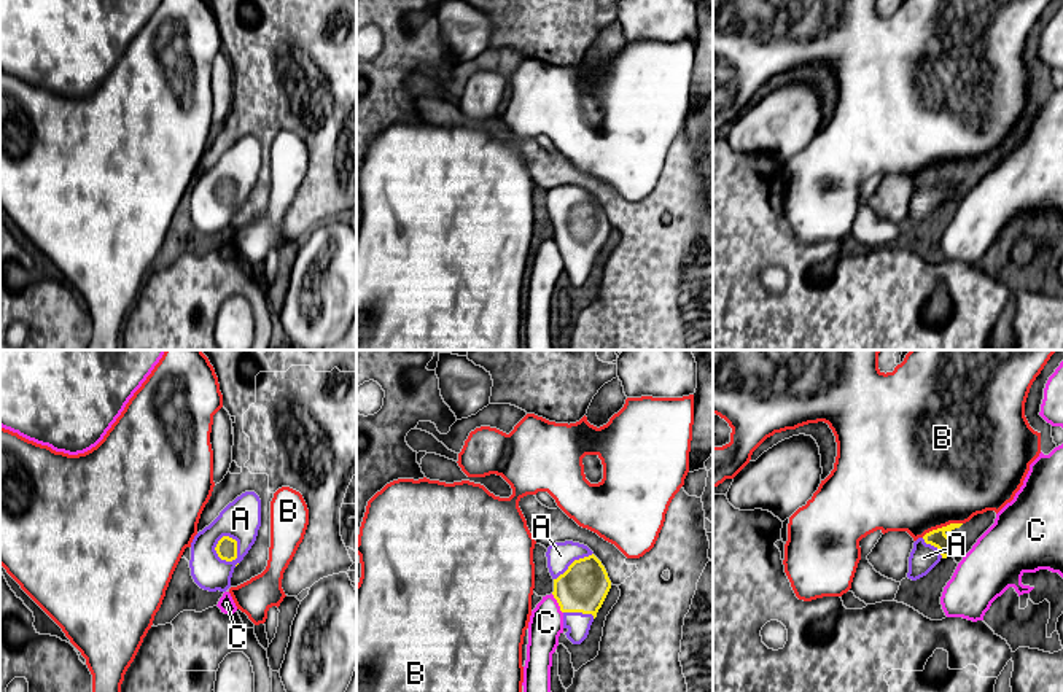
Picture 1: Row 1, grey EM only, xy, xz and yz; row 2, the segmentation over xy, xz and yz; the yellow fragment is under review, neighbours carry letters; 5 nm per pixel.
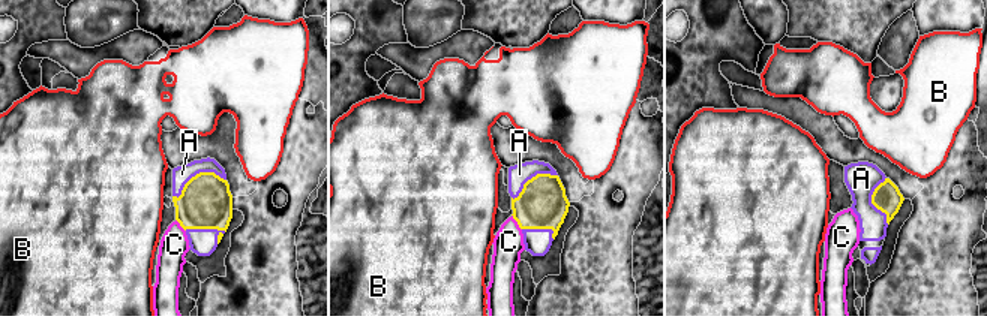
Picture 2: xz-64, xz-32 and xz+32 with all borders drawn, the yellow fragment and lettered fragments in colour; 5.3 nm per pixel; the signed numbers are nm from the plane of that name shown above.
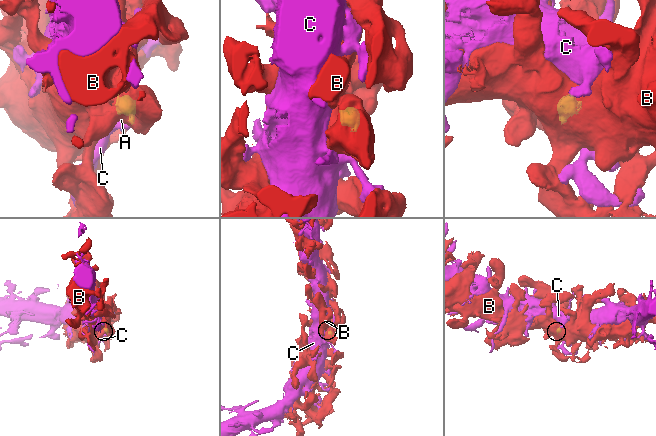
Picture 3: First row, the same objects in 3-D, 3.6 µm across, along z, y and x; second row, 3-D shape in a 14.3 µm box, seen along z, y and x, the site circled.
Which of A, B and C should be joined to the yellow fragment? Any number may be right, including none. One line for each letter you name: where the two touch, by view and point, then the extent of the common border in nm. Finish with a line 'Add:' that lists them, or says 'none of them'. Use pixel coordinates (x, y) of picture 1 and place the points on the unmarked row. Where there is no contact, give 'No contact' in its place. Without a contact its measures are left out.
A: Touches yellow at xy (236, 190). Shared border 150 nm
Add: A

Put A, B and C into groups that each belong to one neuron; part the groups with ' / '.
A / B / C

